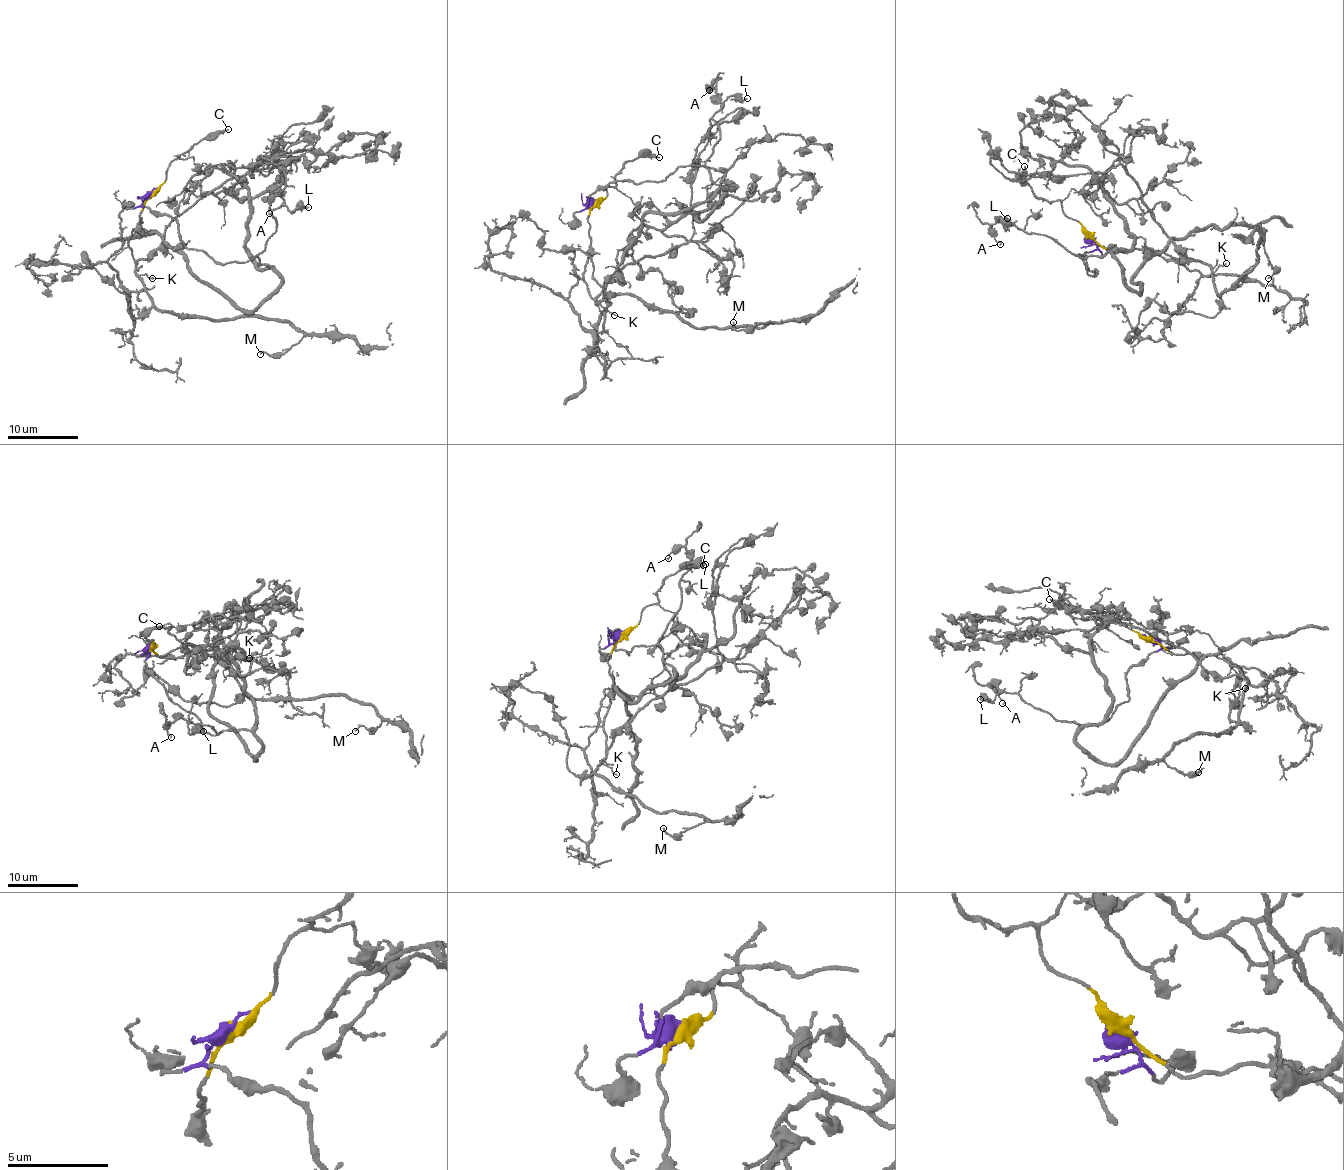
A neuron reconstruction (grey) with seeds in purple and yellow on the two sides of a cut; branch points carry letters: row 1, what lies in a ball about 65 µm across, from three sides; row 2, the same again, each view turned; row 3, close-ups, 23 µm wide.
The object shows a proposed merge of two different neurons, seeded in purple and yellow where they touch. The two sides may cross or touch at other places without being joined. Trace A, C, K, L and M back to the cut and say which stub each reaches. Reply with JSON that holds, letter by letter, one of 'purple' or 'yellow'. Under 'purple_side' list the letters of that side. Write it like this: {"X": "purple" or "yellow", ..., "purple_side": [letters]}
{"A": "purple", "C": "yellow", "K": "yellow", "L": "purple", "M": "yellow", "purple_side": ["A", "L"]}

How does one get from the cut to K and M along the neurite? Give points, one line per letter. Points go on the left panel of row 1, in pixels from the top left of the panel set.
K: (148, 194), (139, 214), (138, 229), (128, 244), (138, 276), (153, 277)
M: (148, 194), (128, 241), (149, 299), (161, 310), (182, 315), (289, 320), (303, 333), (284, 352), (260, 354)

